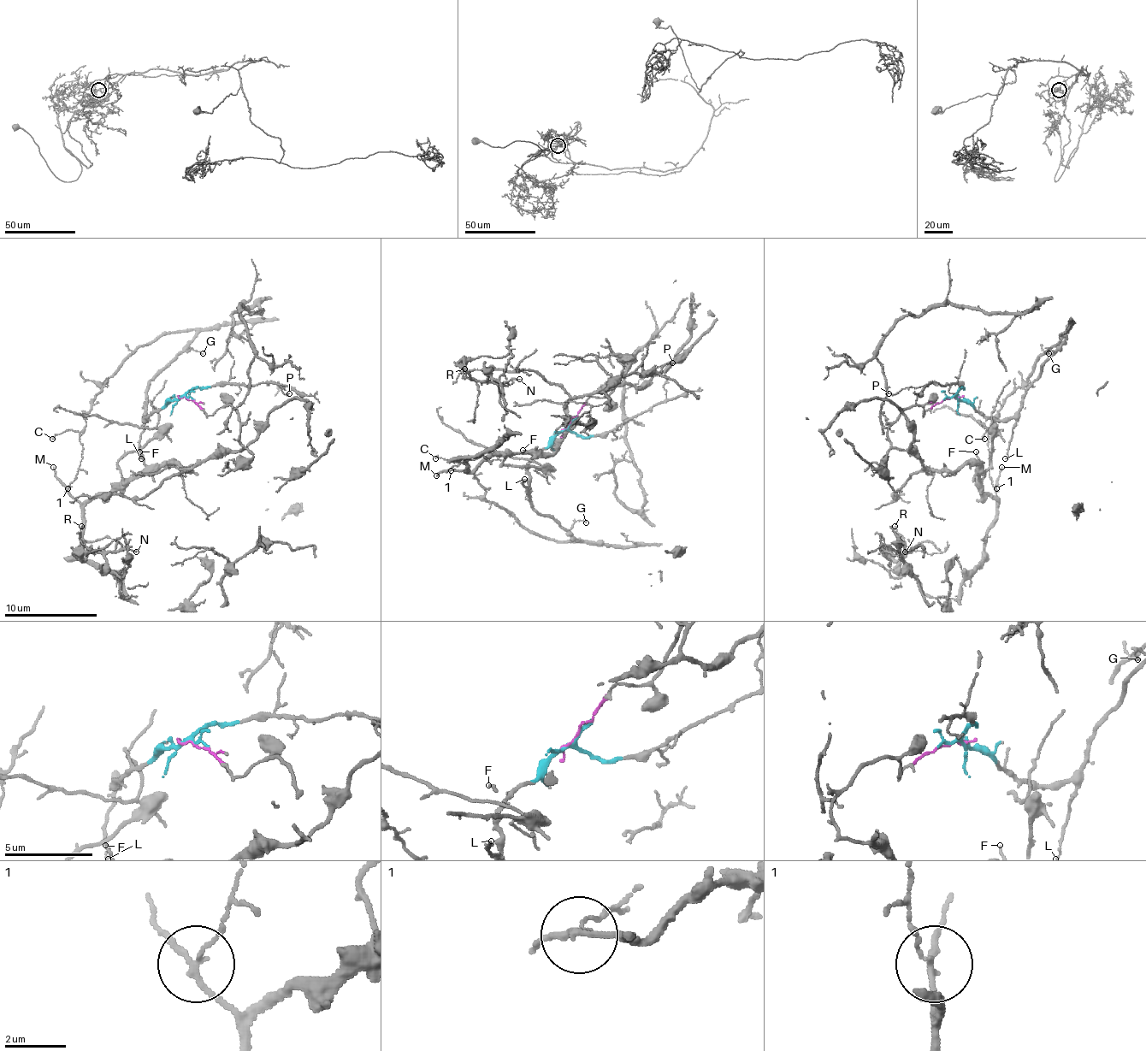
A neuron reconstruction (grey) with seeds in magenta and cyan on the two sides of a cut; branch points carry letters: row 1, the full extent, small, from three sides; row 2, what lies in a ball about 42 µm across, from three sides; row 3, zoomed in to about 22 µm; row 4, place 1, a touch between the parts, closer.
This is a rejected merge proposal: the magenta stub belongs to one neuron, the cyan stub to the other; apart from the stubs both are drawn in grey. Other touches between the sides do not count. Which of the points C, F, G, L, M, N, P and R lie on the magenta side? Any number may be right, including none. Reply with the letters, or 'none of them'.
F, M, N, R

